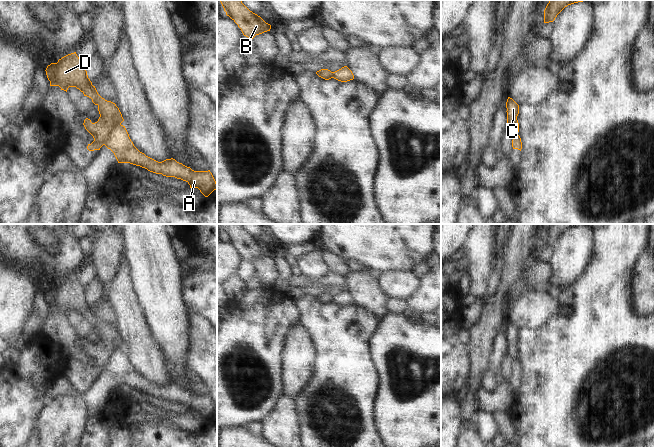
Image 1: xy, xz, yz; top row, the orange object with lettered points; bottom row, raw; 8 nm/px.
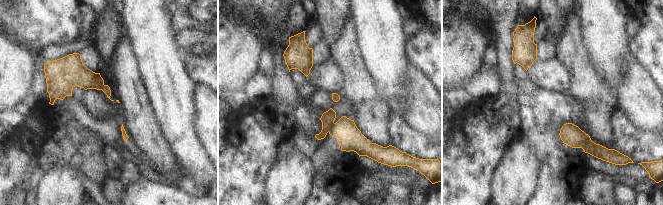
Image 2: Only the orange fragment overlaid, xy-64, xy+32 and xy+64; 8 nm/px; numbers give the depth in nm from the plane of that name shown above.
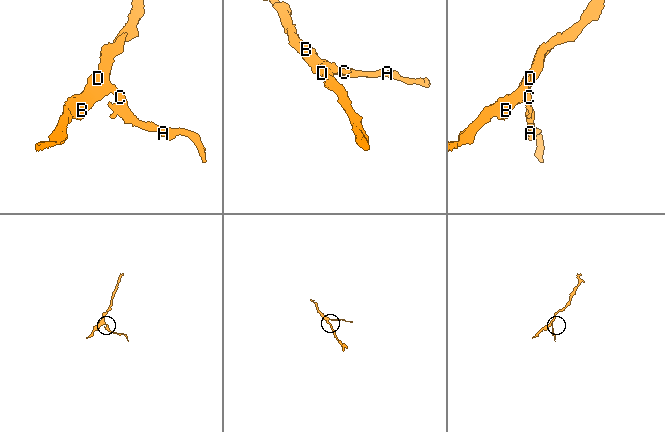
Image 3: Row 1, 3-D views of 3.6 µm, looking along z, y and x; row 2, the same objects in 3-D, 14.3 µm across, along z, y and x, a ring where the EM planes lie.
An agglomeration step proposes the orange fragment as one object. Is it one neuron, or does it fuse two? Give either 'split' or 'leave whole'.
split

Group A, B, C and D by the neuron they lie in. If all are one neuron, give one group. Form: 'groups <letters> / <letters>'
groups A / B C D

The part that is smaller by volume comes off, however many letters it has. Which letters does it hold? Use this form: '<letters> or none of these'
A

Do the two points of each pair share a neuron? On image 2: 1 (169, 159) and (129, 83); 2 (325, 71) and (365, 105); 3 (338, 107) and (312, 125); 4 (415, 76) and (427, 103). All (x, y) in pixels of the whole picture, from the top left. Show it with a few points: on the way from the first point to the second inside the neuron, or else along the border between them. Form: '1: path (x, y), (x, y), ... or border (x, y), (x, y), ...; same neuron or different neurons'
1: path (151, 140), (140, 122), (135, 102); same neuron
2: border (338, 63), (345, 78), (345, 86), (338, 94); different neurons
3: path (330, 105), (324, 105), (312, 117); same neuron
4: path (419, 83), (423, 96); same neuron

